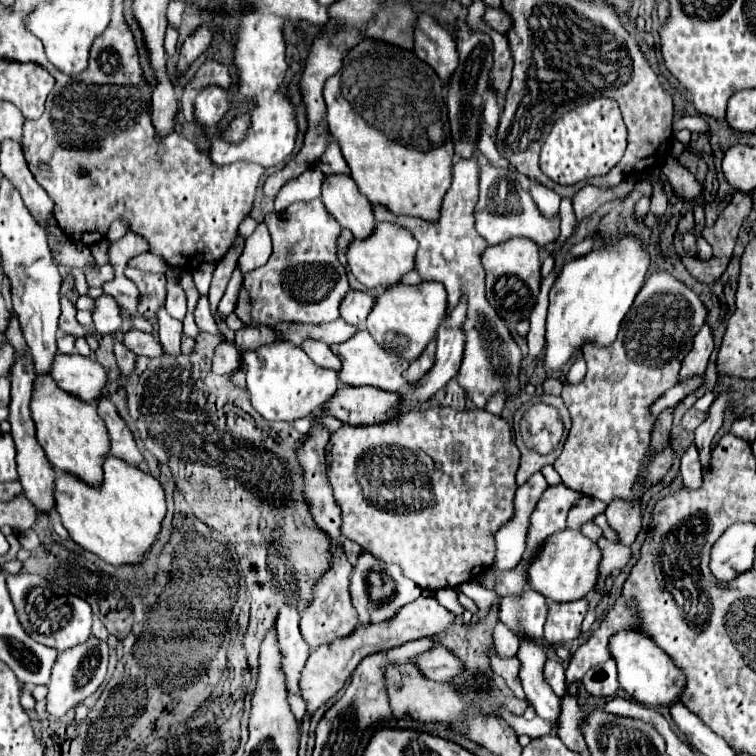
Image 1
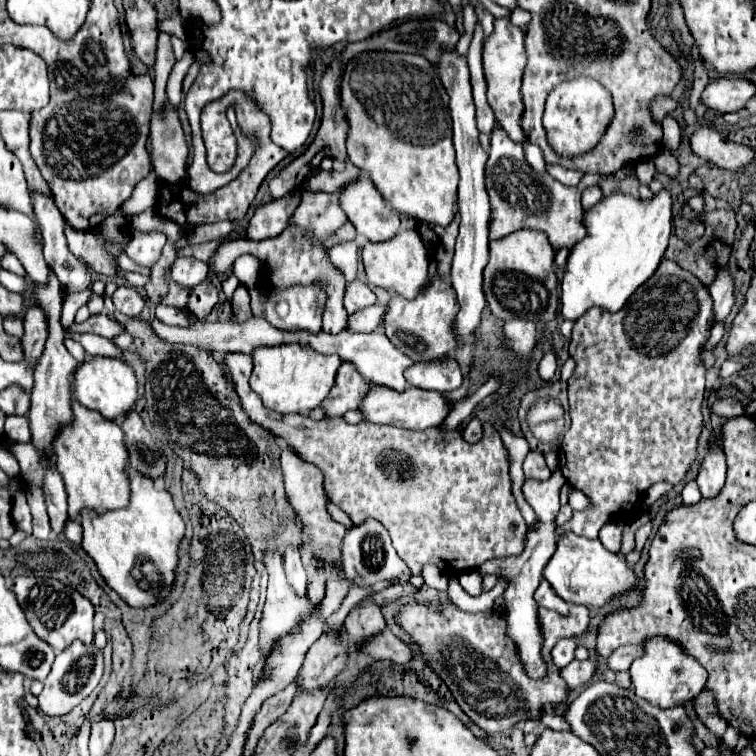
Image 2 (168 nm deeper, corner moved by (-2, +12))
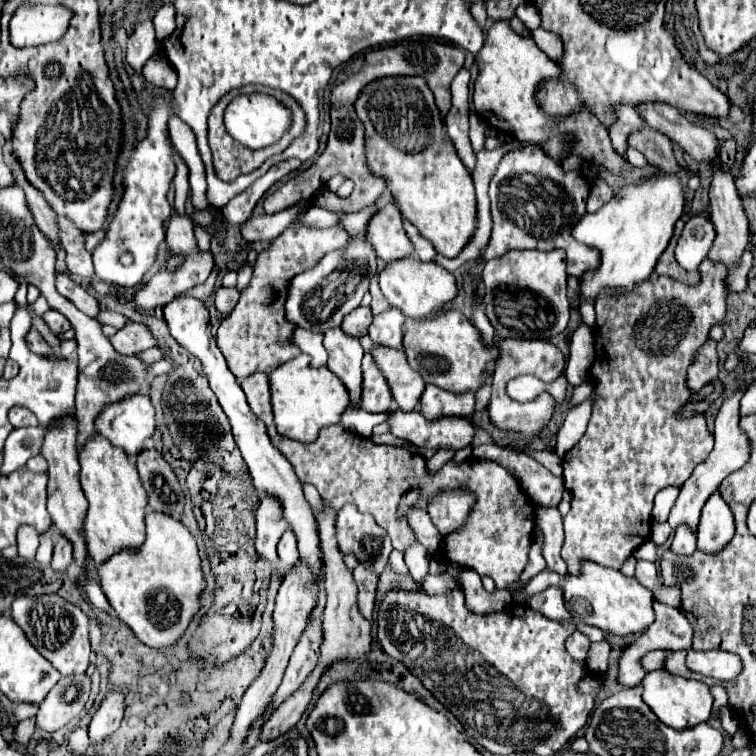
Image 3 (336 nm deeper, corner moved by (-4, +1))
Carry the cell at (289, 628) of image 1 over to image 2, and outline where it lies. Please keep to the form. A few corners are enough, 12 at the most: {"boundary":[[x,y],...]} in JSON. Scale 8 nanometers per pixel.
{"boundary":[[300,550],[284,552],[286,580],[304,598],[308,572],[300,562]]}

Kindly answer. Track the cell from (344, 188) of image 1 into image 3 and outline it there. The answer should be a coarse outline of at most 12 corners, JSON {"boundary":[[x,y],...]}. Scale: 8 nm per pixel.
{"boundary":[[392,203],[370,219],[366,239],[386,263],[414,255]]}

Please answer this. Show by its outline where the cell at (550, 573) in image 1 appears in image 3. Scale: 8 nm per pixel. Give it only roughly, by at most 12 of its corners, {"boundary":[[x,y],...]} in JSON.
{"boundary":[[586,561],[566,575],[570,615],[626,637],[654,623],[652,591]]}

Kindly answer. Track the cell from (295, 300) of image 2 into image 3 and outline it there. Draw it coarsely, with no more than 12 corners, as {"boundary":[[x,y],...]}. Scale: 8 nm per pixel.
{"boundary":[[366,231],[292,279],[286,319],[340,327],[378,273]]}

